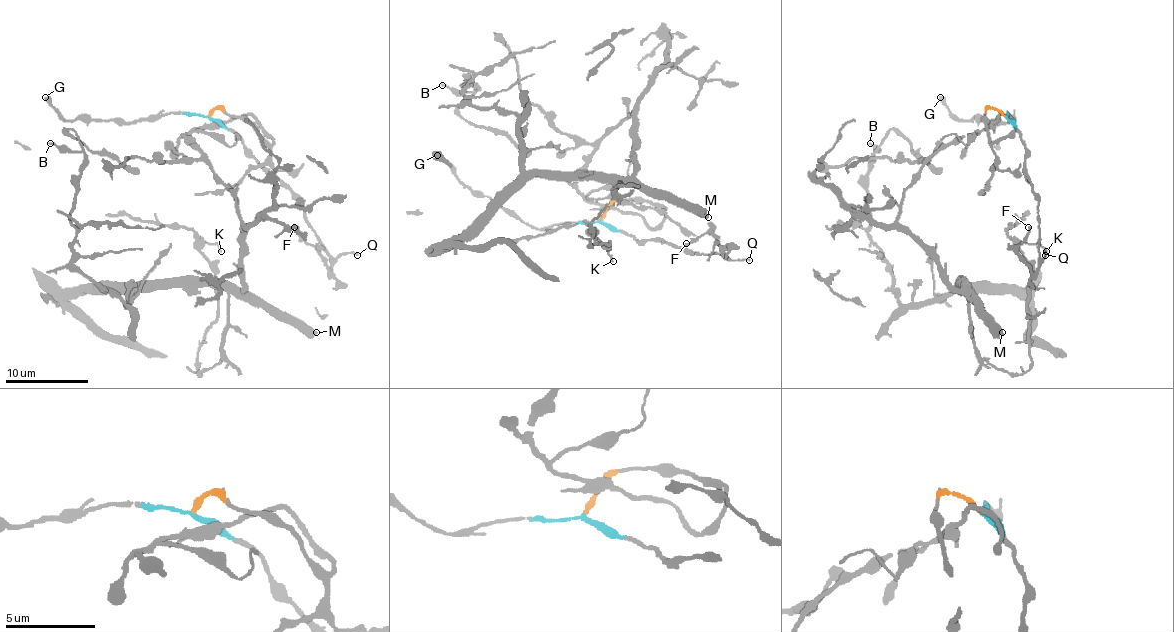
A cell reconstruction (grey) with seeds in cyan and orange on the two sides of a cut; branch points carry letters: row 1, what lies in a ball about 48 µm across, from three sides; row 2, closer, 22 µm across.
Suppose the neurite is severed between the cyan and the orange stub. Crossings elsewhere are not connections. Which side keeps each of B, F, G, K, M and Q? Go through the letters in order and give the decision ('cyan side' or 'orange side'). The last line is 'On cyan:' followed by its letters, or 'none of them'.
B: orange side
F: cyan side
G: cyan side
K: orange side
M: orange side
Q: cyan side
On cyan: F, G, Q

